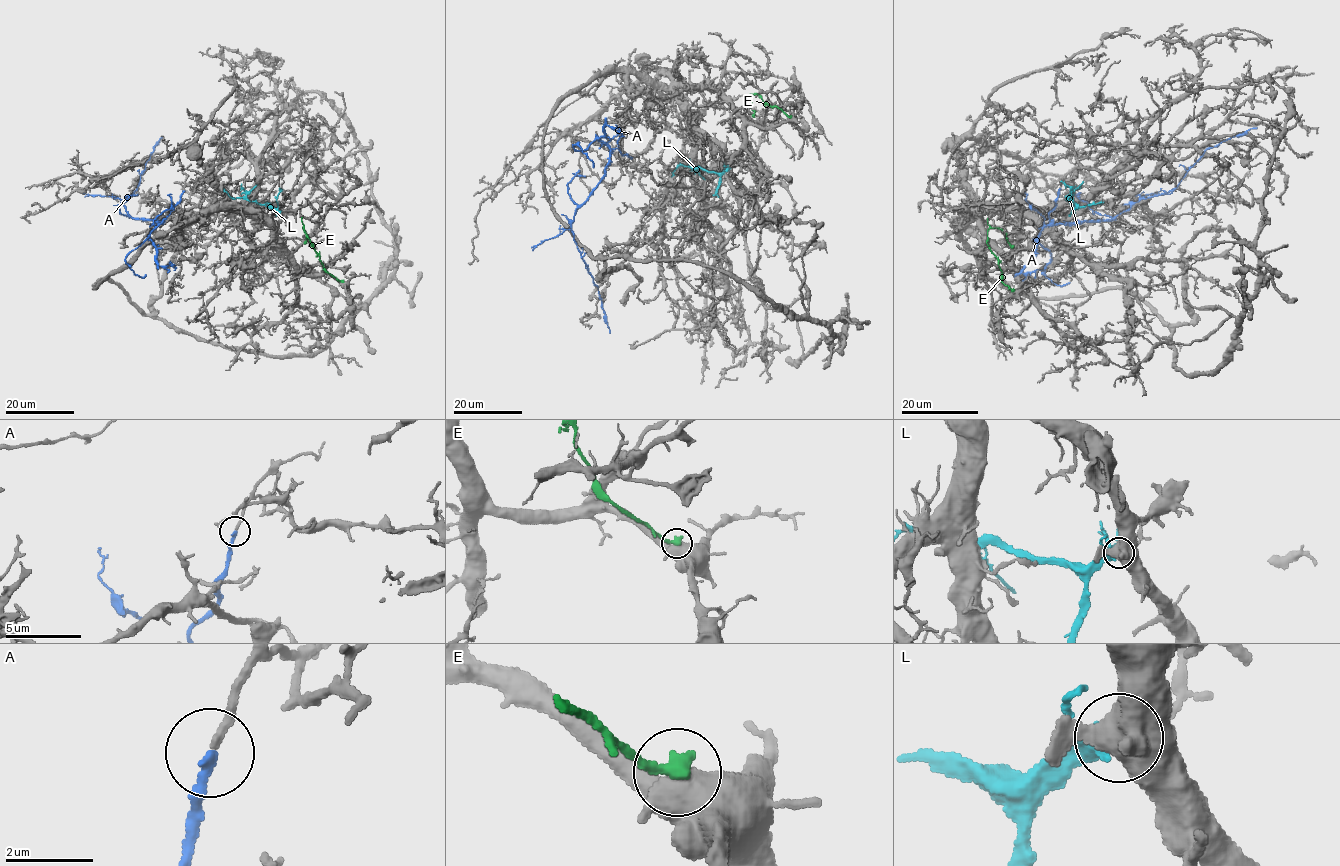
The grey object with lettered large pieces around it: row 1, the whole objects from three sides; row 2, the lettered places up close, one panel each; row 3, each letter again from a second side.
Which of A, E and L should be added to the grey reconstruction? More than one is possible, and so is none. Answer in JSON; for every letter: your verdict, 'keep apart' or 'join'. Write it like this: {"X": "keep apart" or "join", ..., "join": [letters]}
{"A": "keep apart", "E": "keep apart", "L": "keep apart", "join": []}

